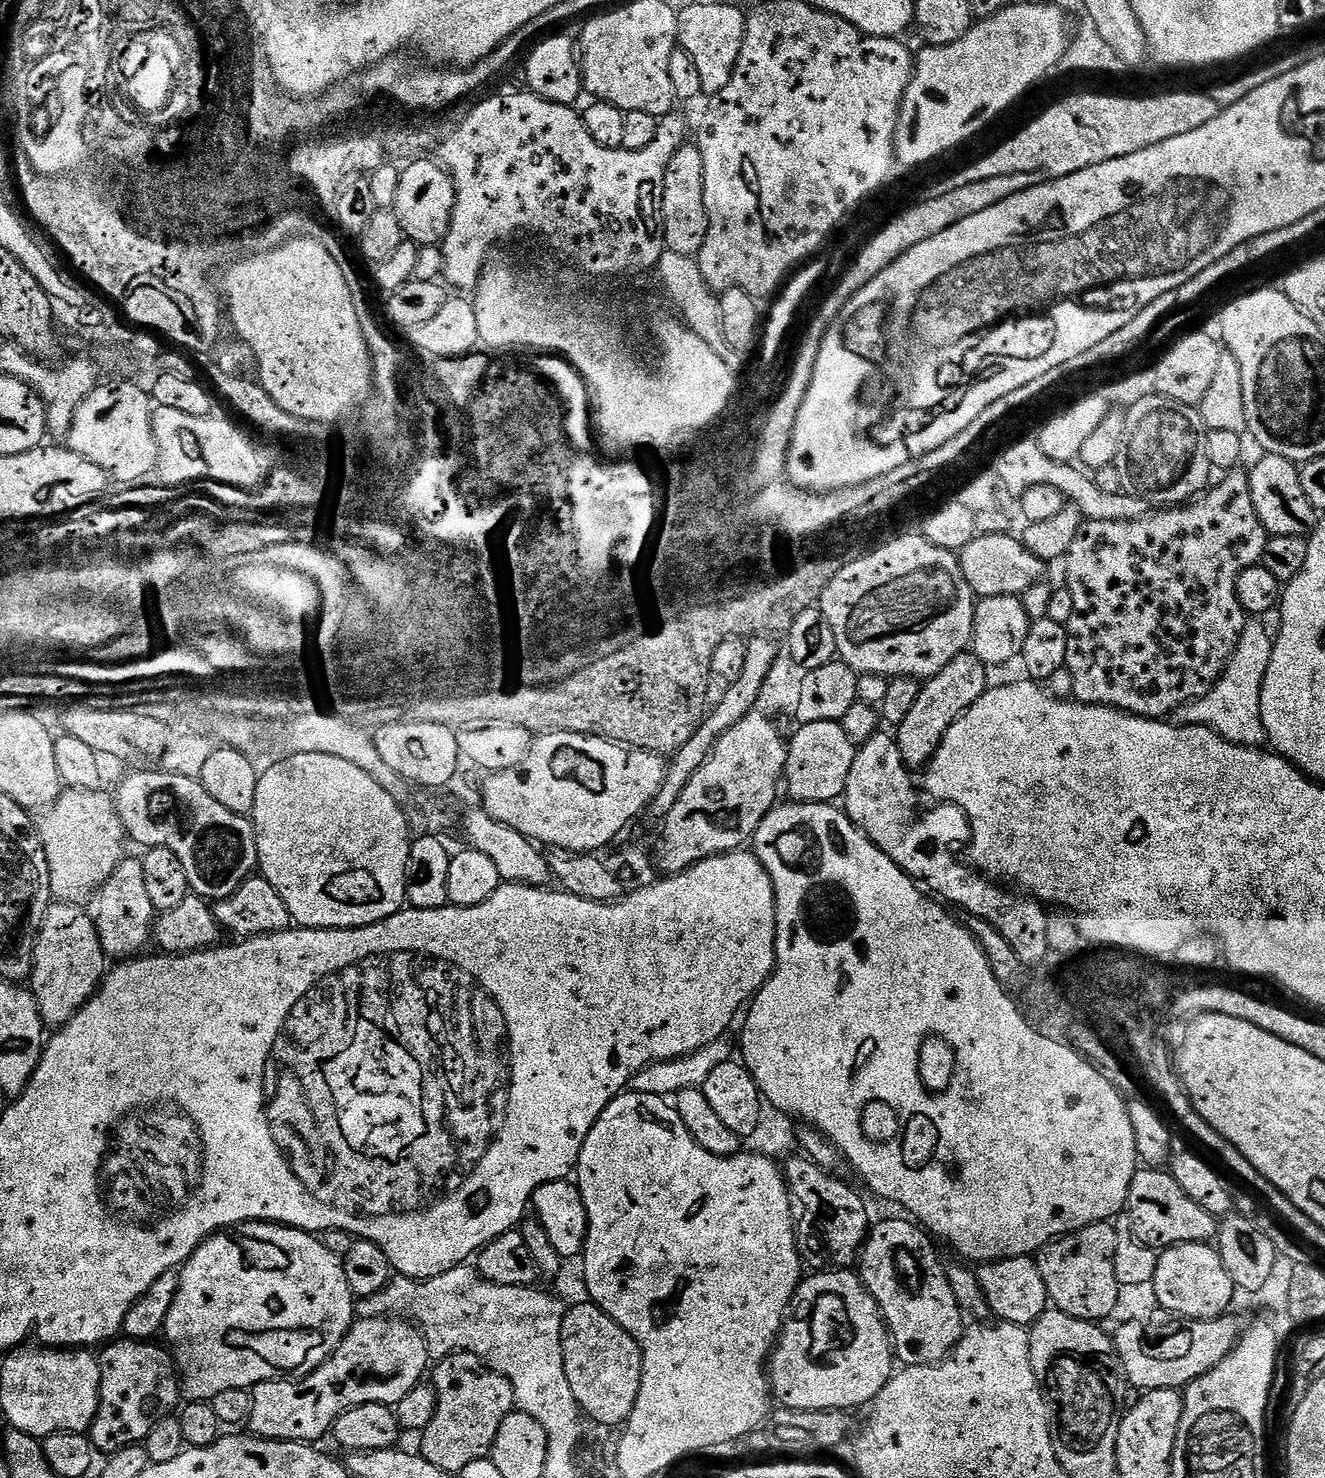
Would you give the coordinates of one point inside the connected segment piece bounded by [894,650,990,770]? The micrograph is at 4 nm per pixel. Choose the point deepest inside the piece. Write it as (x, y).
(943, 698)

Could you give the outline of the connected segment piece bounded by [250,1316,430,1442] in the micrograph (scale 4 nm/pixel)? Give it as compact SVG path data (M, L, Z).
M392 1316L357 1319L344 1341L340 1343L338 1351L329 1360L322 1362L322 1366L318 1366L318 1370L314 1370L309 1376L304 1376L300 1380L267 1380L265 1384L257 1384L251 1389L251 1431L263 1440L320 1442L316 1440L322 1439L327 1432L329 1435L333 1431L336 1419L342 1414L367 1404L394 1406L399 1400L406 1398L406 1394L410 1394L410 1390L414 1390L416 1385L425 1379L429 1371L428 1363L428 1344L415 1323Z

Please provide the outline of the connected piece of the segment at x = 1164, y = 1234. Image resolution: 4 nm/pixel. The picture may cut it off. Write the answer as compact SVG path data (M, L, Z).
M1141 1167L1130 1182L1130 1194L1126 1205L1126 1215L1130 1218L1138 1242L1163 1250L1175 1244L1206 1244L1218 1236L1217 1217L1206 1214L1198 1202L1194 1202L1174 1182L1171 1171L1160 1168Z

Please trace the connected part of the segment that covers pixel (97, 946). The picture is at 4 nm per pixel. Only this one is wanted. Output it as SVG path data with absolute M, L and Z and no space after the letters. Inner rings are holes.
M76 902L53 903L36 939L30 987L45 1025L52 1030L63 1028L78 1010L82 1010L85 1002L100 987L110 964L95 919L80 908L83 907Z

